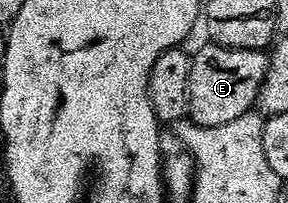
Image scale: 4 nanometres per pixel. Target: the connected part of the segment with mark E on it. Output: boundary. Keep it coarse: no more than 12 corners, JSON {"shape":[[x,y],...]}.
{"shape":[[206,45],[190,56],[189,119],[224,126],[255,107],[270,57]]}

